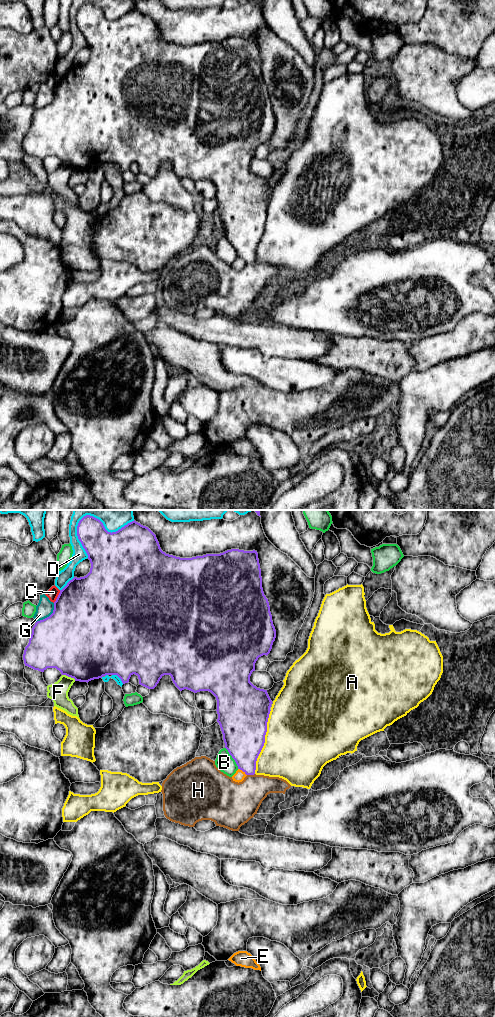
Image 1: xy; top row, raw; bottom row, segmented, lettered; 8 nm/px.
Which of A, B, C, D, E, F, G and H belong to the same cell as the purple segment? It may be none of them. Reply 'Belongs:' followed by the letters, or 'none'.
Belongs: none

